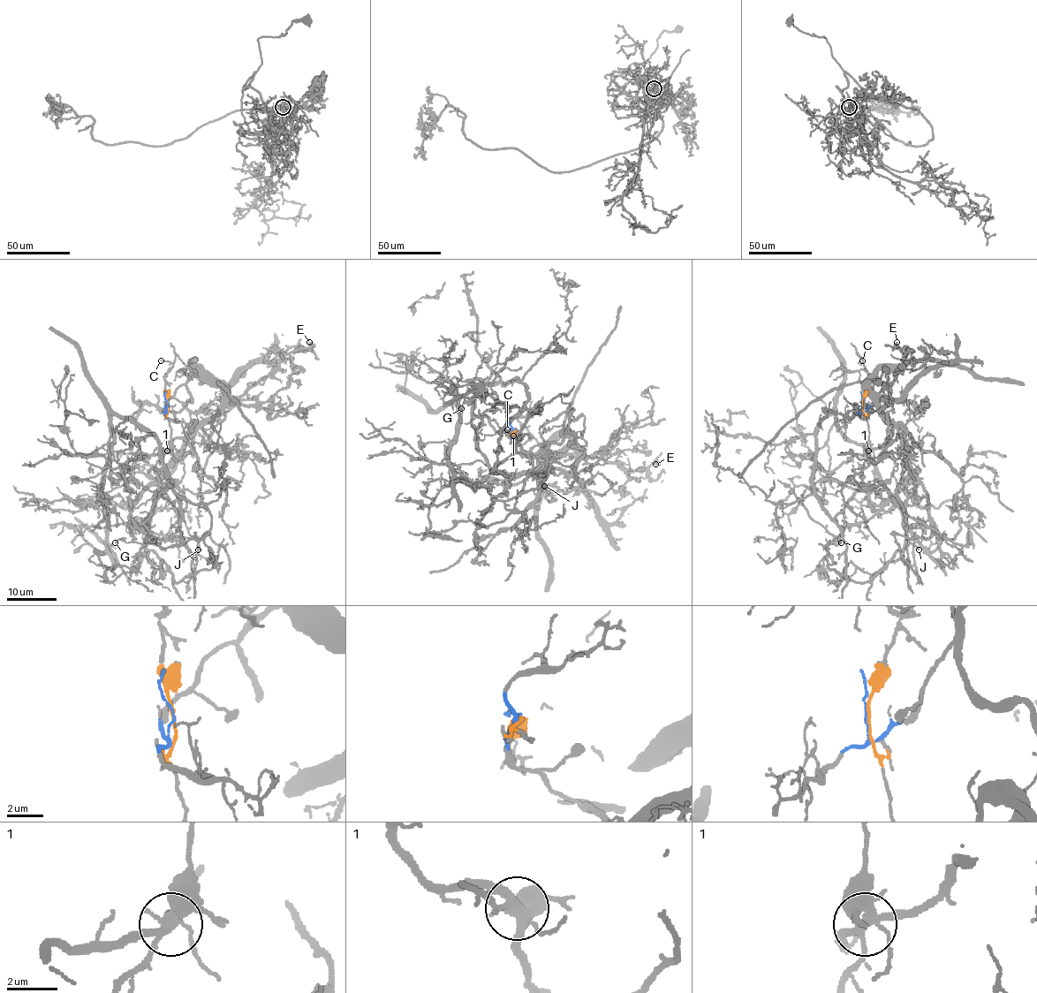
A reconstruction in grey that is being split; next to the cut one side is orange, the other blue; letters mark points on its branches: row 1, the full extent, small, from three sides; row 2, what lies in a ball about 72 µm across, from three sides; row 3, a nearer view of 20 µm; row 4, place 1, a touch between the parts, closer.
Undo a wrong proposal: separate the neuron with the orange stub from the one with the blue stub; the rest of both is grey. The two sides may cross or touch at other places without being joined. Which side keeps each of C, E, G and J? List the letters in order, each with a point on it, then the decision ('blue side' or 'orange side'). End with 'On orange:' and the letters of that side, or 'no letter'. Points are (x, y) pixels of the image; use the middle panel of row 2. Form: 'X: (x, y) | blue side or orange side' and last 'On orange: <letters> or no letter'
C: (507, 429) | orange side
E: (655, 464) | blue side
G: (461, 408) | orange side
J: (544, 486) | orange side
On orange: C, G, J

